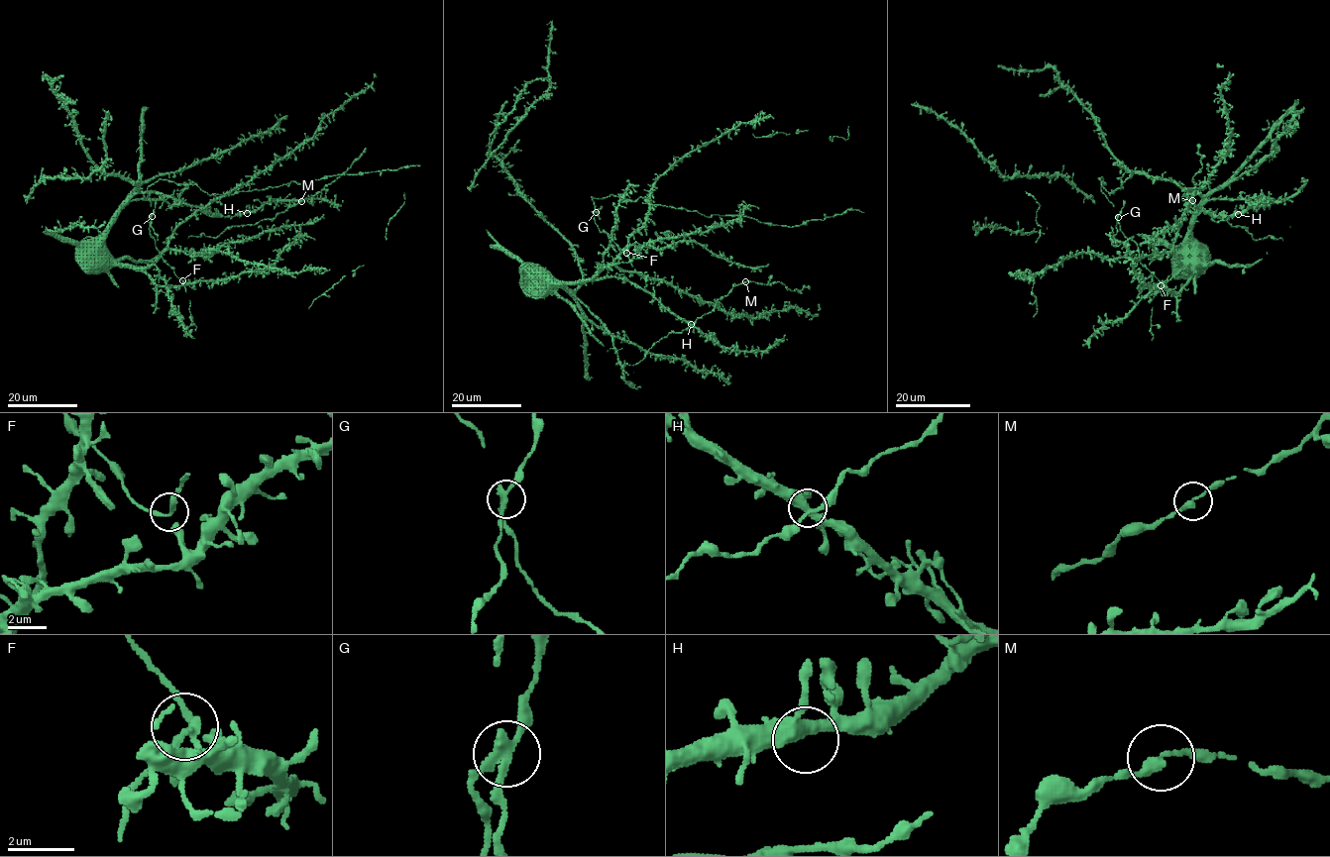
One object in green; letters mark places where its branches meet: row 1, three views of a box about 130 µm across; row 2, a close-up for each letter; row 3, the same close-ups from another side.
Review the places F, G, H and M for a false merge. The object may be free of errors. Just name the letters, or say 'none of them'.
G

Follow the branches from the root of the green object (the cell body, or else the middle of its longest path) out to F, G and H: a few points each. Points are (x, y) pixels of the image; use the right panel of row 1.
F: (1200, 252), (1200, 261), (1195, 266), (1191, 279), (1178, 291), (1172, 292), (1161, 285)
G: (1200, 252), (1191, 279), (1172, 292), (1140, 263), (1138, 245), (1120, 230), (1118, 217)
H: (1200, 252), (1192, 227), (1201, 198), (1189, 192), (1194, 205), (1216, 216), (1238, 214)

